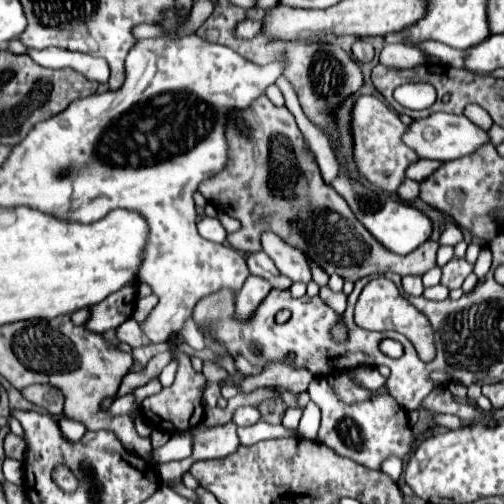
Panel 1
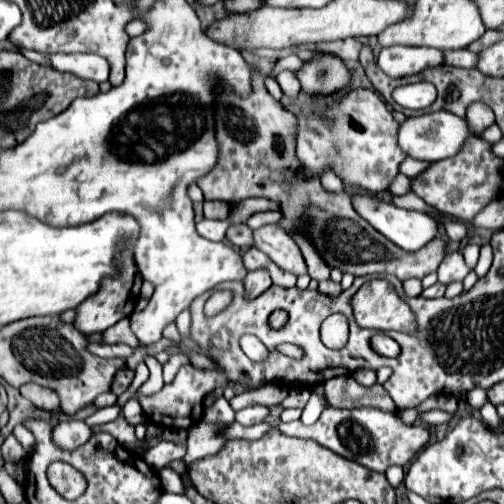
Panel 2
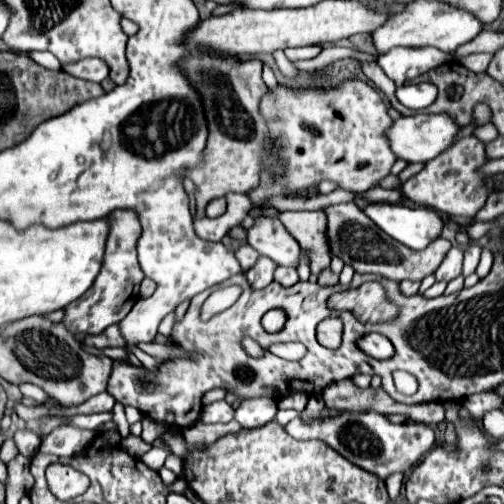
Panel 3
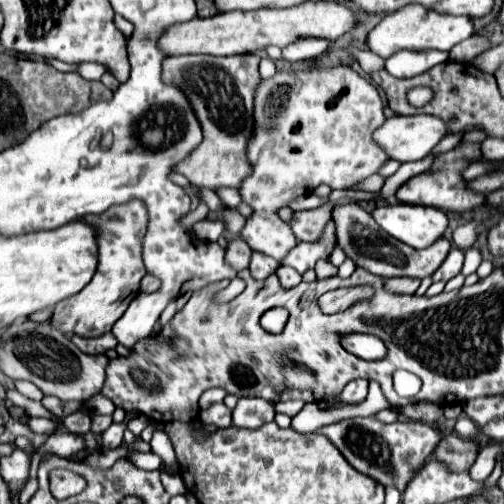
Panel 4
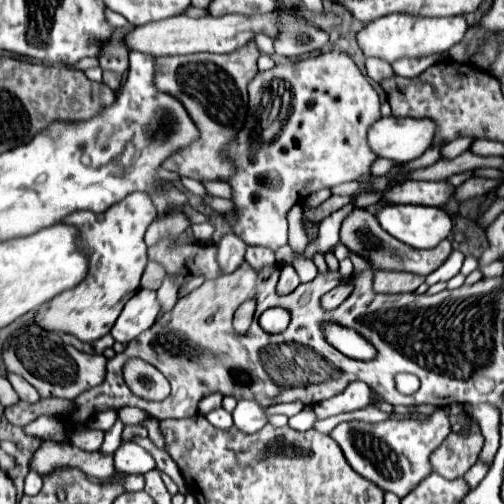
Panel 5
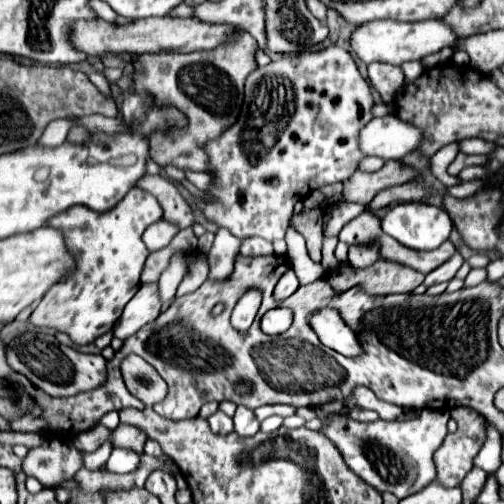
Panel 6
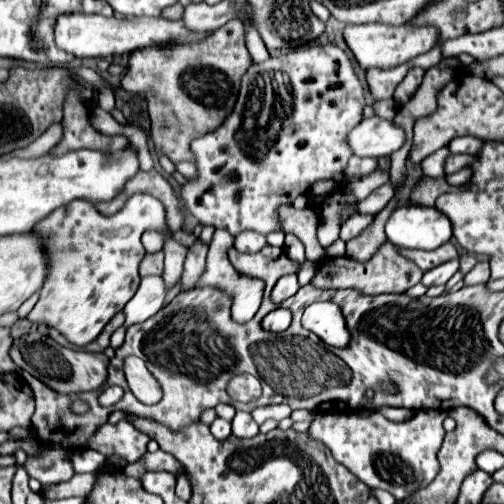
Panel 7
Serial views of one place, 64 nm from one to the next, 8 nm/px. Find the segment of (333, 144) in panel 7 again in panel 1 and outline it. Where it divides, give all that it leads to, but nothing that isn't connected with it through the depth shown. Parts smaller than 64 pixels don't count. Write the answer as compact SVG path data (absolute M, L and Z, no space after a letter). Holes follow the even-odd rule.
M360 96L352 110L352 132L354 132L354 160L358 170L378 188L386 192L396 192L400 184L406 180L406 170L414 162L420 160L412 148L408 148L402 140L408 126L400 120L400 116L390 110L376 96ZM272 232L262 234L262 246L264 246L264 252L274 260L280 274L288 276L294 282L304 282L304 284L312 282L310 266L306 258L300 252L296 252L296 248L288 246L284 240L280 240Z

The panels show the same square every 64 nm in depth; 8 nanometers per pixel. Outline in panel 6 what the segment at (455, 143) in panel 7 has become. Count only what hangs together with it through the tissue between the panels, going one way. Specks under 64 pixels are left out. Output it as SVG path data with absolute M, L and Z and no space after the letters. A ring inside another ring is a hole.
M468 138L460 142L460 152L464 154L490 154L494 148L496 148L494 144L480 138Z

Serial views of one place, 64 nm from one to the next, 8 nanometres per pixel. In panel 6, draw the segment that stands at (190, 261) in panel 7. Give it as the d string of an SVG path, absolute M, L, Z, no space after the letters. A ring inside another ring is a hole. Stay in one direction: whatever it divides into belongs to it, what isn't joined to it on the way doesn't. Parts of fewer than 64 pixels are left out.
M196 262L196 264L188 270L188 274L184 276L184 280L180 282L180 286L178 286L178 296L188 294L188 292L194 292L206 278L208 278L208 268L206 268L206 264L204 264L204 262Z

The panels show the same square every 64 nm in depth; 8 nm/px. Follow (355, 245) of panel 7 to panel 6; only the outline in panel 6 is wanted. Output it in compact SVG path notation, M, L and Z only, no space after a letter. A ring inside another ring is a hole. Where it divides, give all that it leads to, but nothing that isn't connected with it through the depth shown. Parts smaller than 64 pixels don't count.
M372 244L372 246L350 246L350 252L348 252L348 260L354 268L368 268L374 264L374 260L378 258L378 246Z

